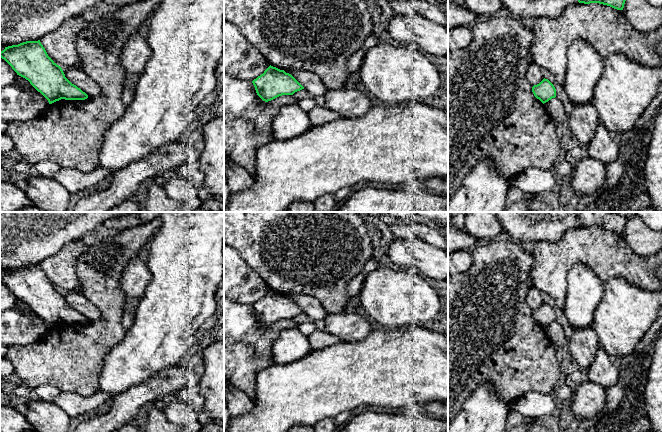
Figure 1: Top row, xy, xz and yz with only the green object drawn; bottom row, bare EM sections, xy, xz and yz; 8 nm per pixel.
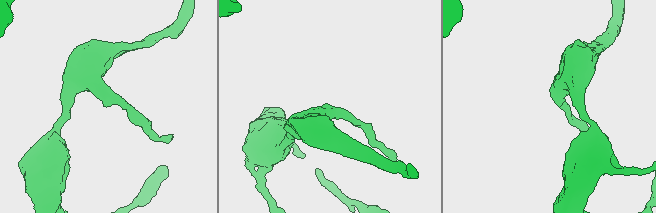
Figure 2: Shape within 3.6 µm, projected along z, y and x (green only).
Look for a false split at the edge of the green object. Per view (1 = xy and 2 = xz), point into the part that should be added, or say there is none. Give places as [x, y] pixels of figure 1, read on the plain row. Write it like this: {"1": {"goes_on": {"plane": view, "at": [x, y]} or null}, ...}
{"1": {"goes_on": null}, "2": {"goes_on": null}}

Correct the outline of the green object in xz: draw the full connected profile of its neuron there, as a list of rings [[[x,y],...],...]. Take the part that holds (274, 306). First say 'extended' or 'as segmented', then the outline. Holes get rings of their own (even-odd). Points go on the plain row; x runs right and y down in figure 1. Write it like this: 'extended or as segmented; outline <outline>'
as segmented; outline [[[271,289],[252,307],[257,319],[265,326],[282,319],[293,319],[295,316],[304,313],[291,298]]]

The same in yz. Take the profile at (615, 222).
as segmented; outline [[[578,212],[578,226],[599,227],[617,234],[623,234],[627,217],[621,213]]]

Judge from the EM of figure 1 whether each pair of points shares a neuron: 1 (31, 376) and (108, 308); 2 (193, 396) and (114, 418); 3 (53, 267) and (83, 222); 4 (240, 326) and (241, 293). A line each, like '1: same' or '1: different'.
1: same
2: different
3: different
4: different

